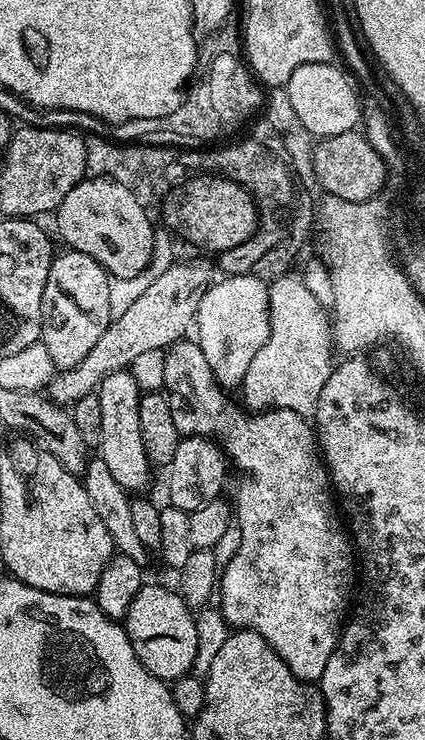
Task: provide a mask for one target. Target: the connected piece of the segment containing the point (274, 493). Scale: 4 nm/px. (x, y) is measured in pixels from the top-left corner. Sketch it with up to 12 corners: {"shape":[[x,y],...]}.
{"shape":[[195,339],[174,426],[240,471],[220,612],[298,679],[340,643],[358,568],[313,425],[249,415]]}

